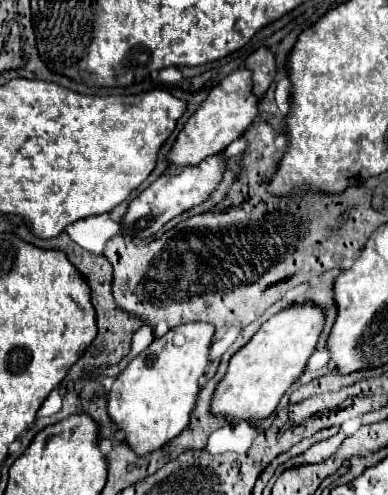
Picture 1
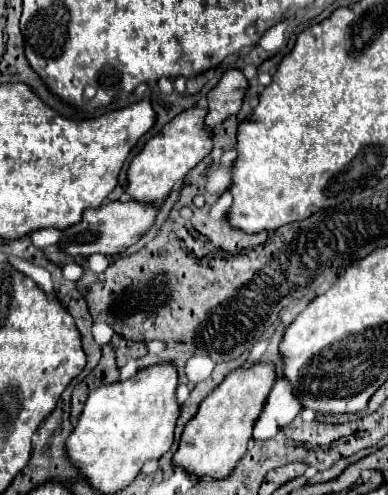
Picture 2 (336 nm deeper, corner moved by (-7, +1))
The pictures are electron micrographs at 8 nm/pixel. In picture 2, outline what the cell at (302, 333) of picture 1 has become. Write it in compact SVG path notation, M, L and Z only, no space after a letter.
M252 363L250 367L238 367L230 371L220 387L200 403L198 413L188 421L182 433L180 447L174 455L174 465L204 477L226 477L246 453L252 429L260 417L264 403L276 381L274 363Z

